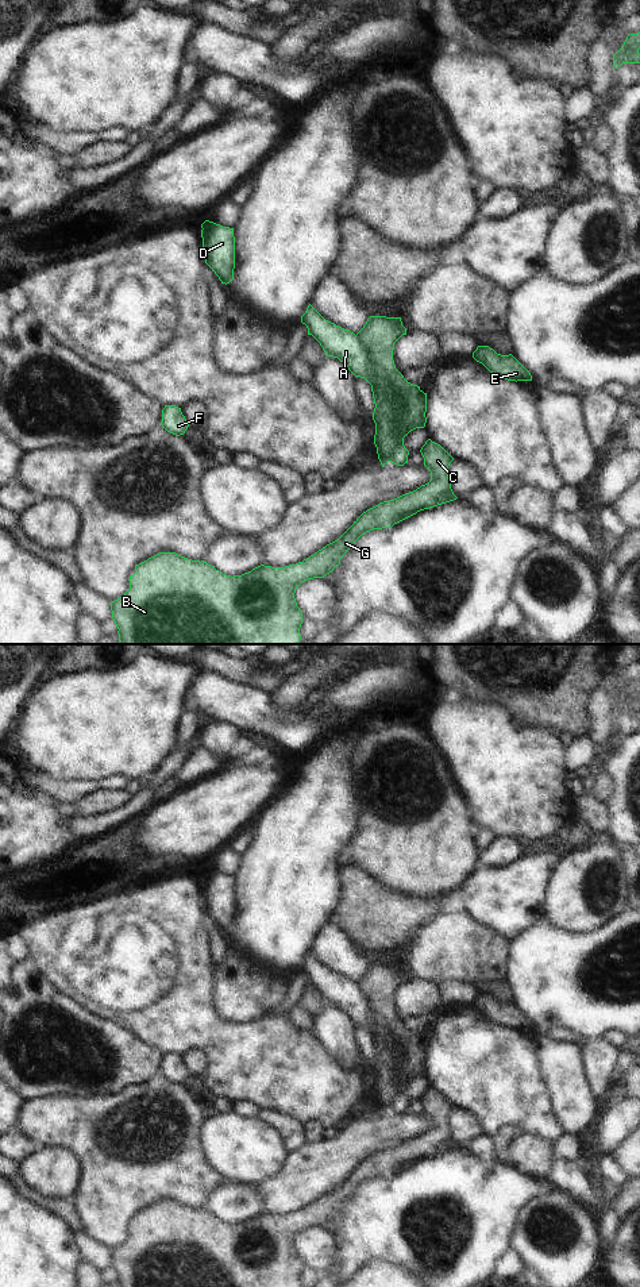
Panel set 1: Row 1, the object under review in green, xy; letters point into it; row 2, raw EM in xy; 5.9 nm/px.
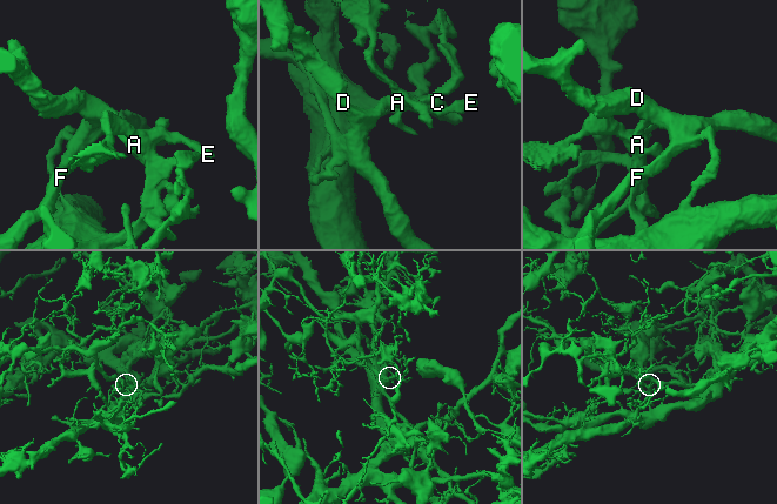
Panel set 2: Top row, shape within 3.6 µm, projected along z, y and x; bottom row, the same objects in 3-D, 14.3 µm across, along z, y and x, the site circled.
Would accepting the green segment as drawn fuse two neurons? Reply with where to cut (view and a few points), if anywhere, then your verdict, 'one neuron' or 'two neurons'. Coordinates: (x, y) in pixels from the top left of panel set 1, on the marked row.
cut xy (355, 335), (367, 358), (371, 384); two neurons

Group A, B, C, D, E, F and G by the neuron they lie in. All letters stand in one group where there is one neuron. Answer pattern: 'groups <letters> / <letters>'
groups A D F / B C E G

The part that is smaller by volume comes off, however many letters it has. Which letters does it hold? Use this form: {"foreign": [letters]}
{"foreign": ["A", "D", "F"]}

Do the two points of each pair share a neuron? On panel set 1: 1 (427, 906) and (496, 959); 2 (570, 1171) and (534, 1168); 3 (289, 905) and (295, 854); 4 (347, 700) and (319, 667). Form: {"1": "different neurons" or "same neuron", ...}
{"1": "different neurons", "2": "different neurons", "3": "same neuron", "4": "different neurons"}

